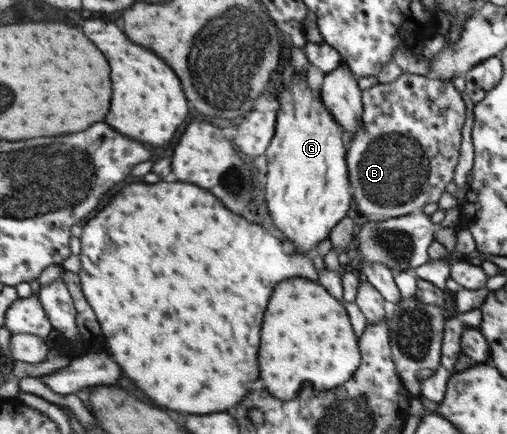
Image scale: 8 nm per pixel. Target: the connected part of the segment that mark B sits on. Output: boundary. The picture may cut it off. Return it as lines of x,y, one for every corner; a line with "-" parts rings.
401,73
395,80
389,83
377,83
361,93
362,112
360,127
355,131
353,138
350,139
348,154
348,169
353,185
353,200
355,202
355,211
358,218
395,218
405,216
406,214
421,212
421,206
429,200
436,202
441,196
443,188
447,182
451,182
455,176
456,165
459,164
461,126
463,126
464,100
460,92
455,90
452,81
429,78
428,75
417,75
410,73

